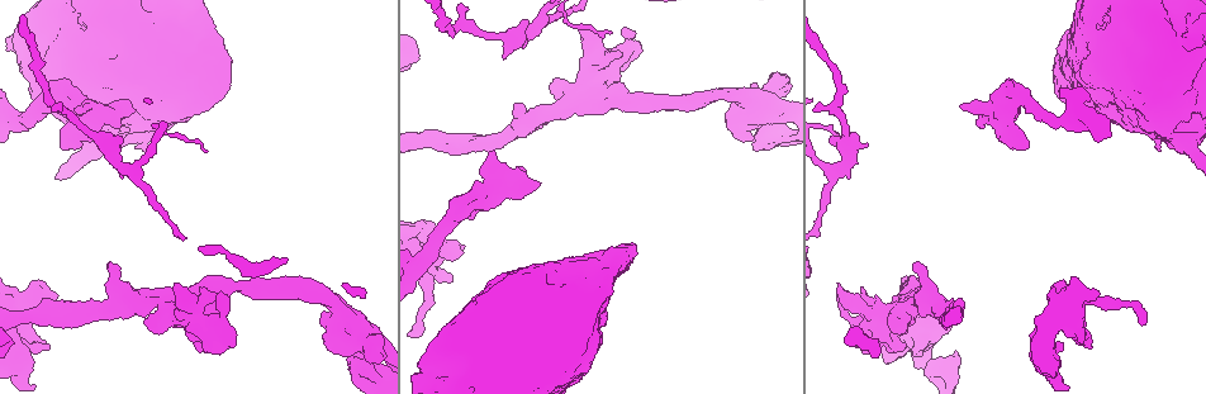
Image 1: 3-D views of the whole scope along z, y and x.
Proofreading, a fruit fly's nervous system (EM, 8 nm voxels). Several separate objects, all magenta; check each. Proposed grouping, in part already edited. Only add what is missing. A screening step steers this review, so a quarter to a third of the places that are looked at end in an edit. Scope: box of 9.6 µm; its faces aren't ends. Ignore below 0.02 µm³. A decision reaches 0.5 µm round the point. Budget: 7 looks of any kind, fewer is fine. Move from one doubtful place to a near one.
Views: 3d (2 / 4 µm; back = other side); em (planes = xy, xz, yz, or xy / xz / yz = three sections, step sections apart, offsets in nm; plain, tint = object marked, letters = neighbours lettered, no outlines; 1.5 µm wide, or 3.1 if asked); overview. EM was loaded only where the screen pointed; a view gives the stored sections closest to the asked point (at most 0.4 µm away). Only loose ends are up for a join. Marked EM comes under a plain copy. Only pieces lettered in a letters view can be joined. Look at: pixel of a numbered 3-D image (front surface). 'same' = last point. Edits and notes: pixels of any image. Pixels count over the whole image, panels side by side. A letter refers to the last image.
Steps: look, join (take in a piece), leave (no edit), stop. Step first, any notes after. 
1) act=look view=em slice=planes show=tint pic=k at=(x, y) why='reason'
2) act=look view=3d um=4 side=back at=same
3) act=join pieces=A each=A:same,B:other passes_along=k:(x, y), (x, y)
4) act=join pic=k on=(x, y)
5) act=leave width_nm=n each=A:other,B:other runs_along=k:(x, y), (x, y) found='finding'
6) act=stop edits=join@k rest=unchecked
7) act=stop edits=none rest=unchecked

act=look view=3d um=4 pic=1 at=(1145, 325) why='free end'

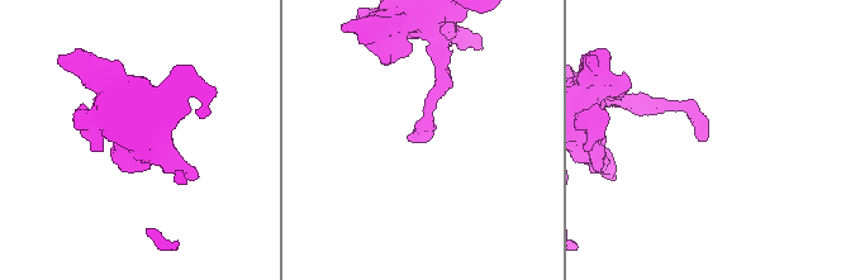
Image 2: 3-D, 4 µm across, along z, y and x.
act=look view=em slice=planes show=tint pic=2 at=(426, 141)

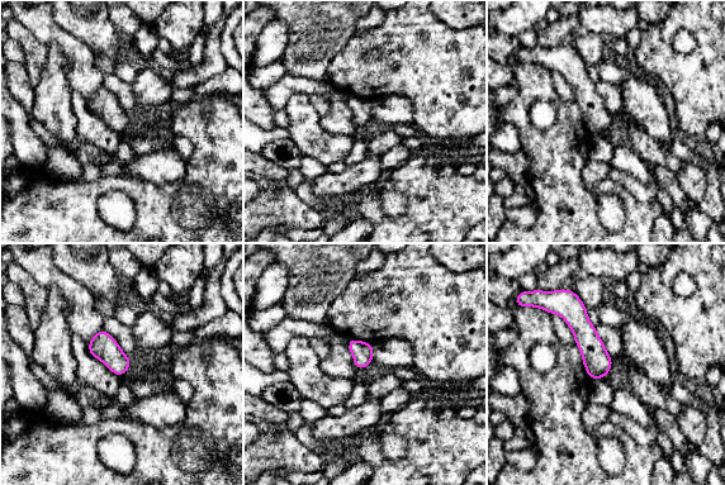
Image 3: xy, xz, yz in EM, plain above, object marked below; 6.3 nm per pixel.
act=look view=em slice=planes show=letters at=same why='see the neighbours'

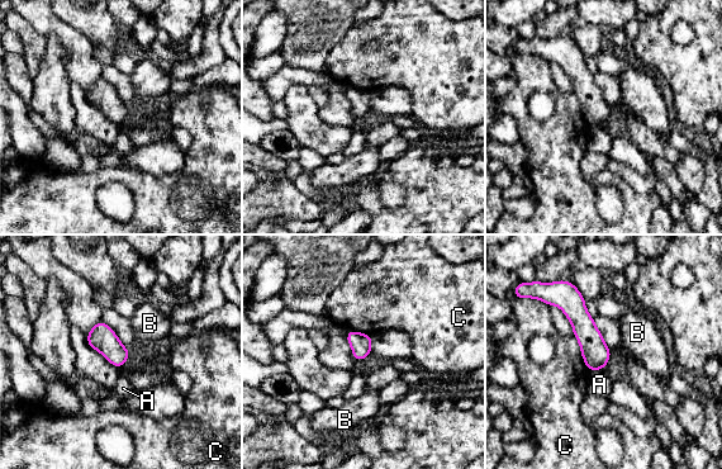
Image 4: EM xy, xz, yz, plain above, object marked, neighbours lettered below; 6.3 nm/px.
act=leave longest_contact=C:240nm each=A:other,B:other,C:other border=4:(603, 369), (589, 372) found='no lettered piece goes on from it'

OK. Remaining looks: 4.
act=look view=3d um=4 pic=1 at=(81, 137) why='branch stops here'

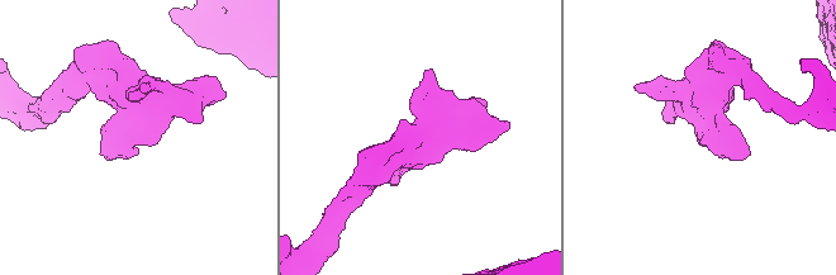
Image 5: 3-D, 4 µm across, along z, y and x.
act=look view=em slice=yz step=8 show=letters pic=5 at=(138, 141) why='now the EM'

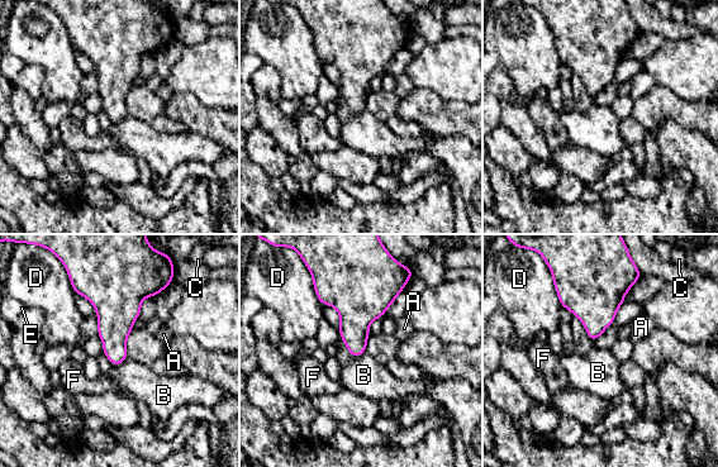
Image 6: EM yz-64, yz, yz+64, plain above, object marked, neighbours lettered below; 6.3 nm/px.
act=look view=em slice=planes show=letters at=same

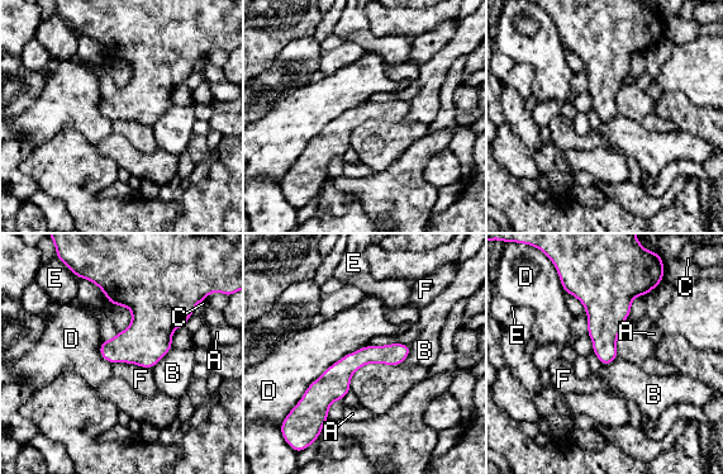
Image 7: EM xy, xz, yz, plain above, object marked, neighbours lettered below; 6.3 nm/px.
act=leave each=A:other,B:other,C:other,D:other,E:other,F:other runs_along=7:(407, 347), (361, 356), (307, 403) found='none of them fits'

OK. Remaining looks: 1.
act=stop edits=none rest=unchecked

